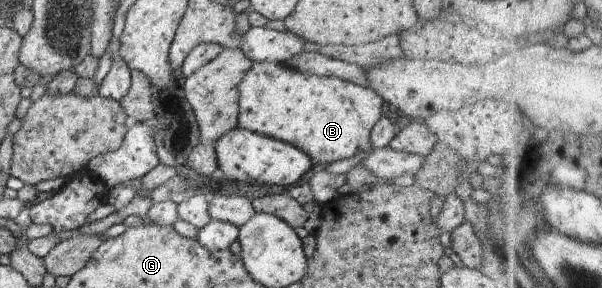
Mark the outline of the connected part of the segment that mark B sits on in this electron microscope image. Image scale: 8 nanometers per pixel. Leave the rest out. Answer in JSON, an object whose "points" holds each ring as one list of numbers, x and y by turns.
{"points":[[282,63,251,64,237,91,237,127,294,145,319,167,372,148,370,129,382,114,382,100,372,89,339,78,301,73]]}

